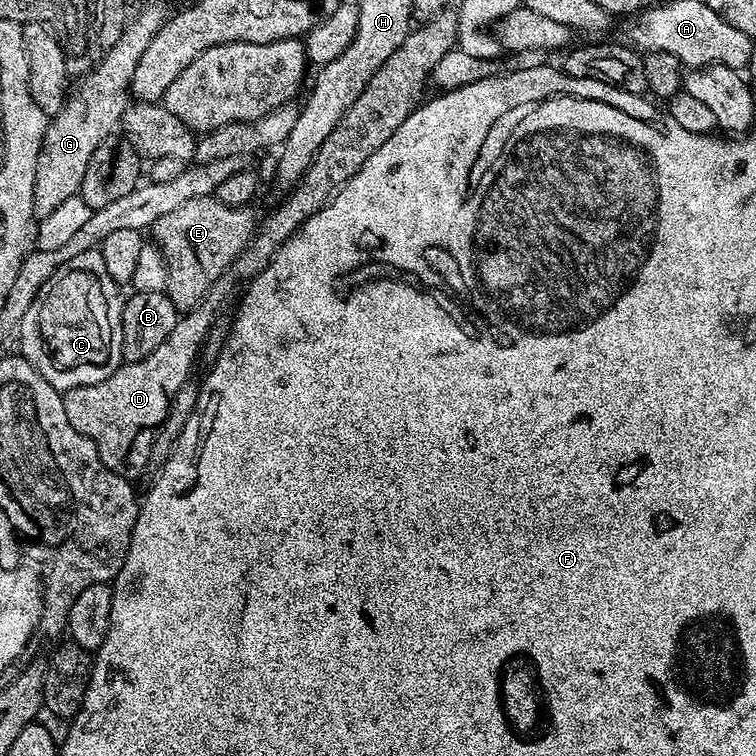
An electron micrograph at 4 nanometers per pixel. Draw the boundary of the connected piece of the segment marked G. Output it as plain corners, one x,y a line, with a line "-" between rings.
148,4
136,17
134,15
127,21
124,33
118,40
118,44
101,60
91,65
92,69
81,78
80,81
71,85
70,91
65,99
62,110
57,116
48,121
48,129
42,138
42,150
38,154
38,174
34,174
34,213
43,218
50,214
57,206
62,206
66,198
77,195
82,186
82,174
86,174
86,166
90,166
90,157
94,150
106,137
117,131
118,125
124,119
124,112
130,103
130,89
134,78
134,66
138,66
138,58
142,58
142,50
150,46
150,38
158,34
165,20
170,15
160,4

